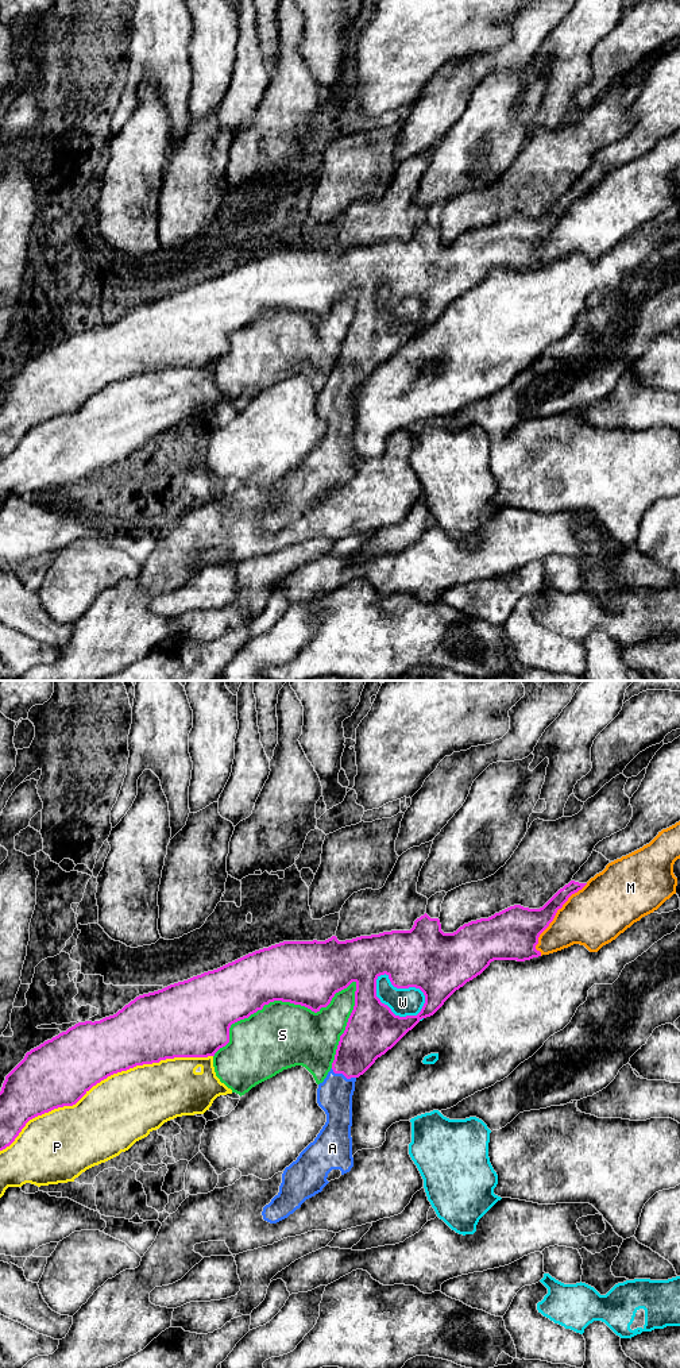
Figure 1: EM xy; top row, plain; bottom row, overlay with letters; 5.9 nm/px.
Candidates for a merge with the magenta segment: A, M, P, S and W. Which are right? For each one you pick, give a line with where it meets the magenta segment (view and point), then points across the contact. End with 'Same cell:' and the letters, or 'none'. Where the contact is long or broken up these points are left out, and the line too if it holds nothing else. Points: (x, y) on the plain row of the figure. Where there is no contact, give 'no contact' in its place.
A: contact xy (343, 382); way xy (366, 347), (343, 382), (335, 403)
Same cell: A

